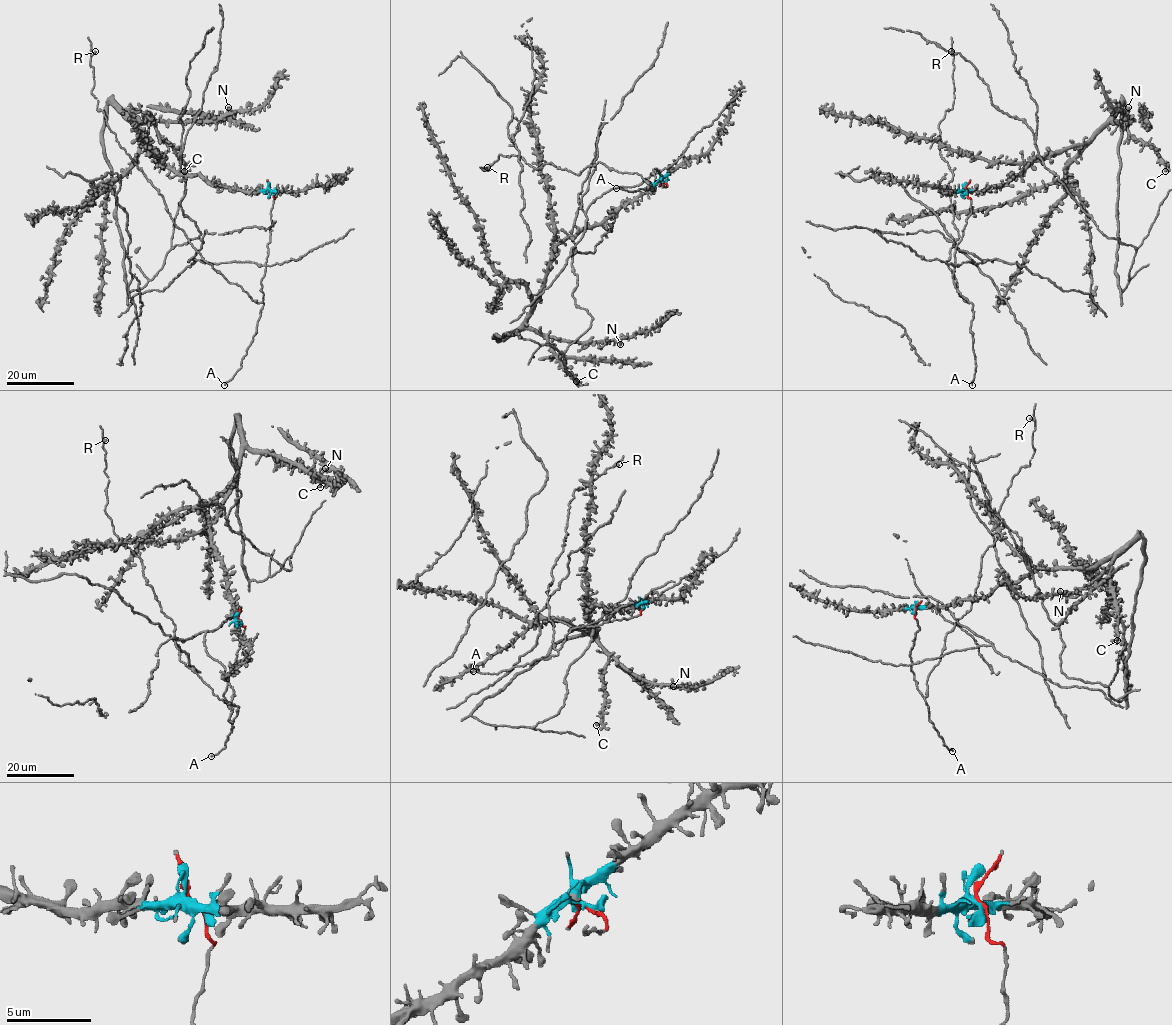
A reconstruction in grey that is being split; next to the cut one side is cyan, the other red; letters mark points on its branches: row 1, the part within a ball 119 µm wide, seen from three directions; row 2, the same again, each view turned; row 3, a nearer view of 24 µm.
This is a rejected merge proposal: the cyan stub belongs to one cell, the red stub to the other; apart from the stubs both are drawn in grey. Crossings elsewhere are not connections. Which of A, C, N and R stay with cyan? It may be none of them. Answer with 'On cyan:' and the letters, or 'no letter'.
On cyan: C, N

